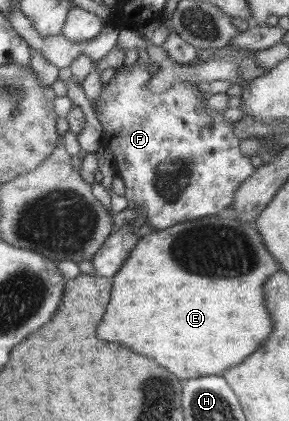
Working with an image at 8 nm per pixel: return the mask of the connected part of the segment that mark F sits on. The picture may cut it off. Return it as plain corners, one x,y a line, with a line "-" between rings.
136,60
133,65
129,67
121,66
119,70
116,70
111,81
102,87
101,93
99,95
99,100
96,102
96,106
93,103
91,107
96,112
96,118
102,127
102,144
106,146
109,151
112,152
113,164
116,170
116,174
124,184
124,197
129,204
132,204
137,211
143,213
145,220
150,224
151,230
159,231
165,228
169,228
178,222
185,222
191,219
200,219
203,217
208,217
217,215
219,210
223,208
228,208
233,200
234,190
238,188
239,184
243,182
253,171
254,168
249,163
249,157
247,155
241,154
239,151
239,139
233,135
232,130
234,128
233,123
225,121
223,115
217,111
213,111
208,108
198,108
202,105
205,100
205,96
200,94
196,90
196,84
189,84
188,82
176,82
171,85
165,92
161,94
154,94
154,92
148,92
146,89
147,81
152,75
152,72
147,70
147,65

